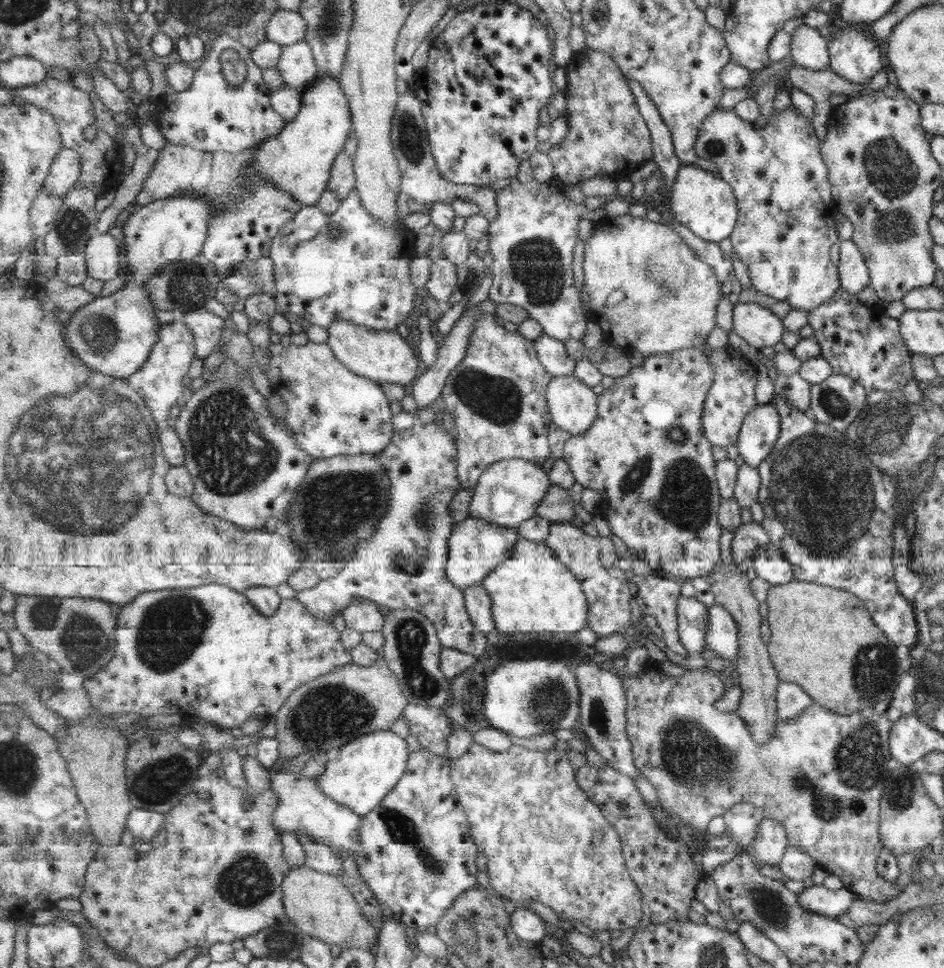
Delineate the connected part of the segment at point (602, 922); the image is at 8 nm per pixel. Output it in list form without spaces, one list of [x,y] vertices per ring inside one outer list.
[[[516,742],[513,743],[512,747],[507,752],[495,752],[494,750],[489,750],[486,746],[481,746],[480,744],[473,743],[472,747],[469,748],[469,750],[463,756],[461,756],[461,758],[458,758],[457,760],[453,760],[451,762],[450,767],[451,779],[453,780],[453,783],[457,788],[460,802],[465,807],[467,816],[470,819],[470,833],[473,835],[475,842],[478,843],[478,845],[481,847],[481,850],[486,857],[485,872],[489,878],[489,887],[492,887],[497,893],[502,894],[505,898],[508,898],[508,900],[522,902],[526,906],[528,906],[528,900],[535,900],[535,902],[540,902],[544,906],[549,906],[561,918],[567,918],[569,922],[579,921],[581,924],[585,925],[585,927],[588,927],[595,932],[608,932],[608,930],[617,930],[622,932],[623,930],[637,927],[639,922],[641,922],[641,918],[643,918],[643,904],[641,904],[641,901],[643,901],[644,898],[642,896],[642,891],[639,890],[638,883],[634,881],[634,879],[630,875],[629,867],[626,866],[626,857],[624,854],[625,848],[622,846],[622,839],[618,835],[618,831],[615,830],[613,823],[607,820],[607,817],[603,814],[600,806],[597,806],[594,802],[591,802],[590,797],[586,794],[585,791],[582,790],[581,787],[579,787],[577,770],[573,768],[573,764],[569,762],[566,751],[555,748],[553,750],[530,750],[528,747],[525,747],[519,744],[519,742]]]

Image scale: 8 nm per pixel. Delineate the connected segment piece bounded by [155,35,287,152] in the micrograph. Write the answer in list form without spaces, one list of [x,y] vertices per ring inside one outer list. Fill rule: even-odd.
[[[223,35],[214,42],[213,49],[210,50],[209,54],[205,53],[196,66],[191,88],[184,91],[169,89],[155,100],[157,105],[157,122],[155,124],[168,142],[175,142],[181,146],[193,146],[195,150],[239,152],[251,149],[265,142],[269,137],[277,137],[286,128],[286,120],[274,109],[271,102],[271,93],[272,91],[265,86],[265,80],[263,80],[263,68],[254,61],[252,51],[229,35]],[[229,49],[236,50],[240,54],[242,62],[248,68],[246,81],[238,88],[234,88],[227,82],[226,75],[222,71],[221,56],[223,52]]]

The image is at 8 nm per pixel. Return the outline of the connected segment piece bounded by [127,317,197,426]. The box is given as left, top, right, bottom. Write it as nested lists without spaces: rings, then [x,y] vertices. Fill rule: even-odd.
[[[177,317],[174,322],[161,325],[159,340],[146,364],[127,379],[130,385],[142,395],[154,419],[161,426],[180,408],[183,402],[183,378],[187,376],[196,356],[194,333],[187,323]]]

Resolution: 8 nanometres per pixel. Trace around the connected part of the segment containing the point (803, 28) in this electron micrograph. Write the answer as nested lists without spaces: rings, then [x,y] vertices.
[[[798,21],[790,39],[789,55],[796,65],[814,71],[828,69],[827,40],[817,28]]]

